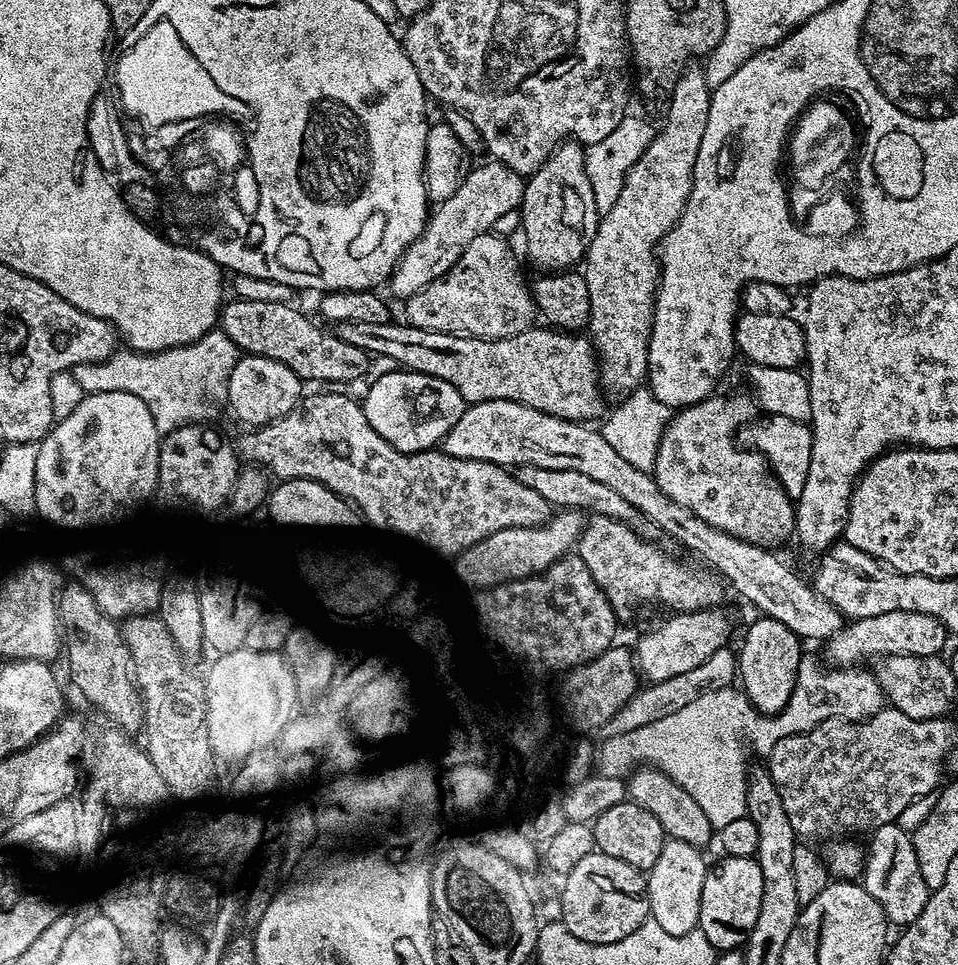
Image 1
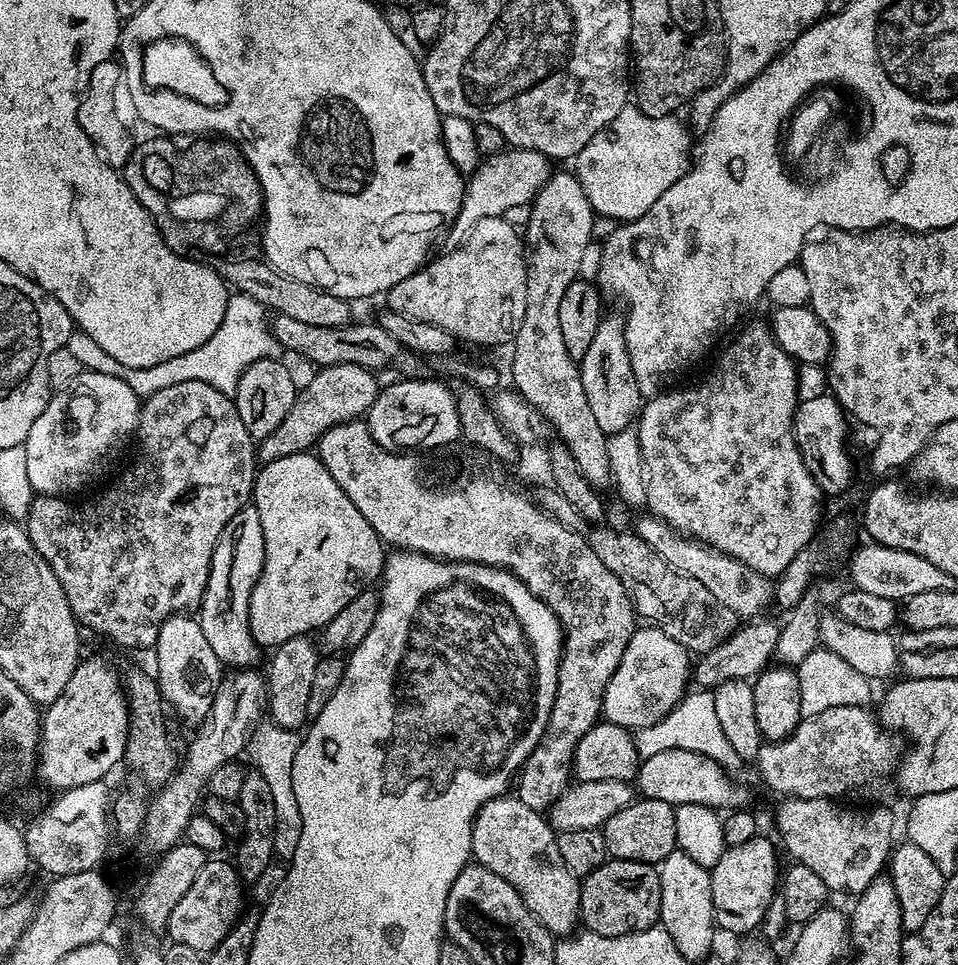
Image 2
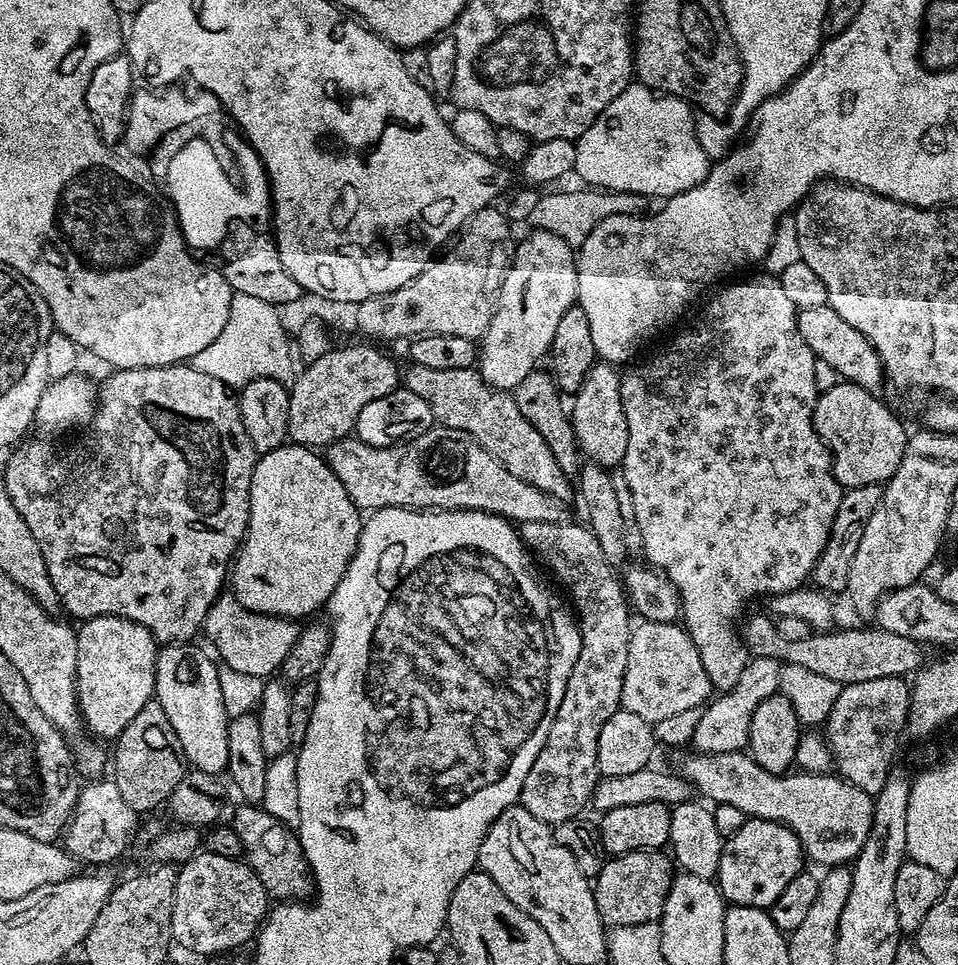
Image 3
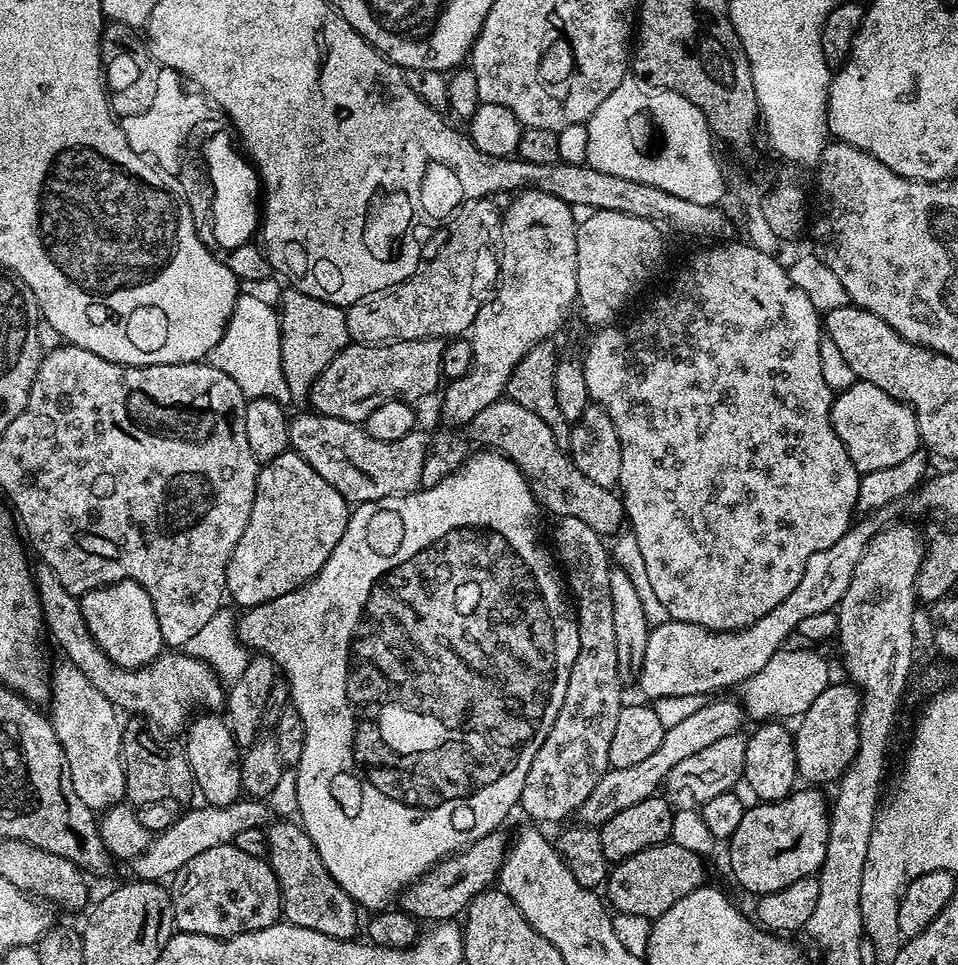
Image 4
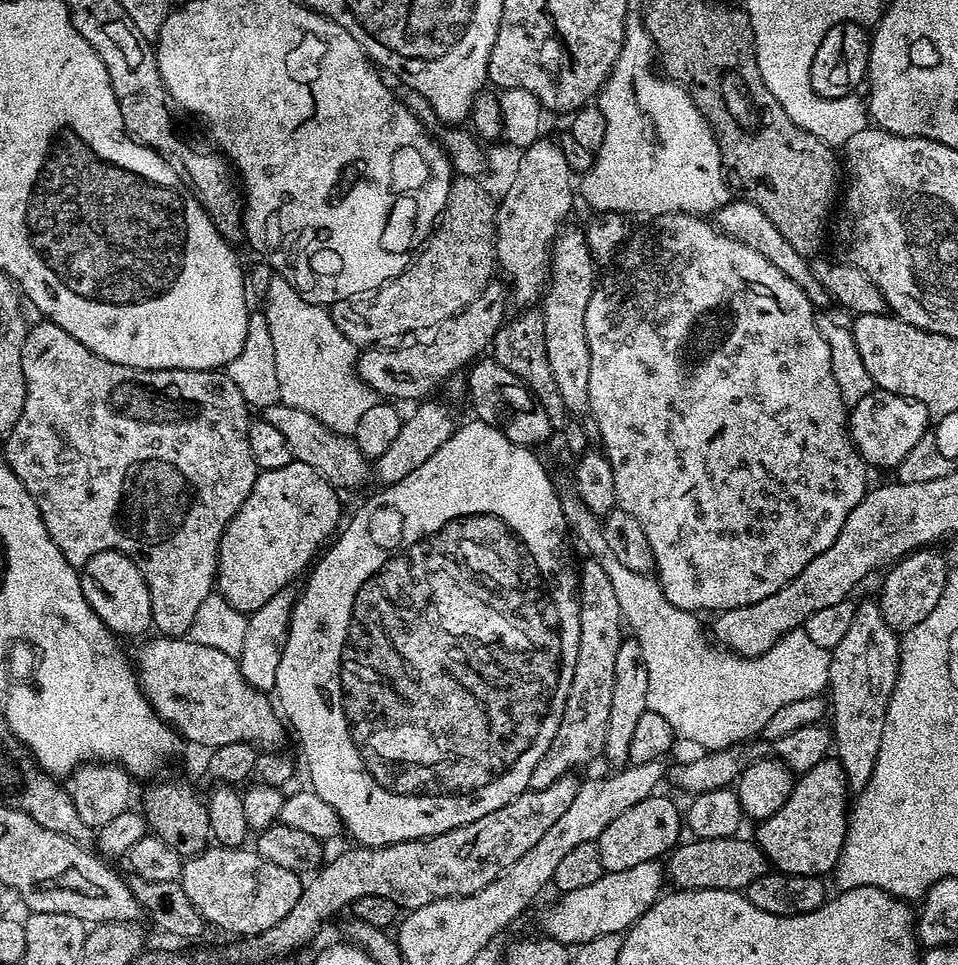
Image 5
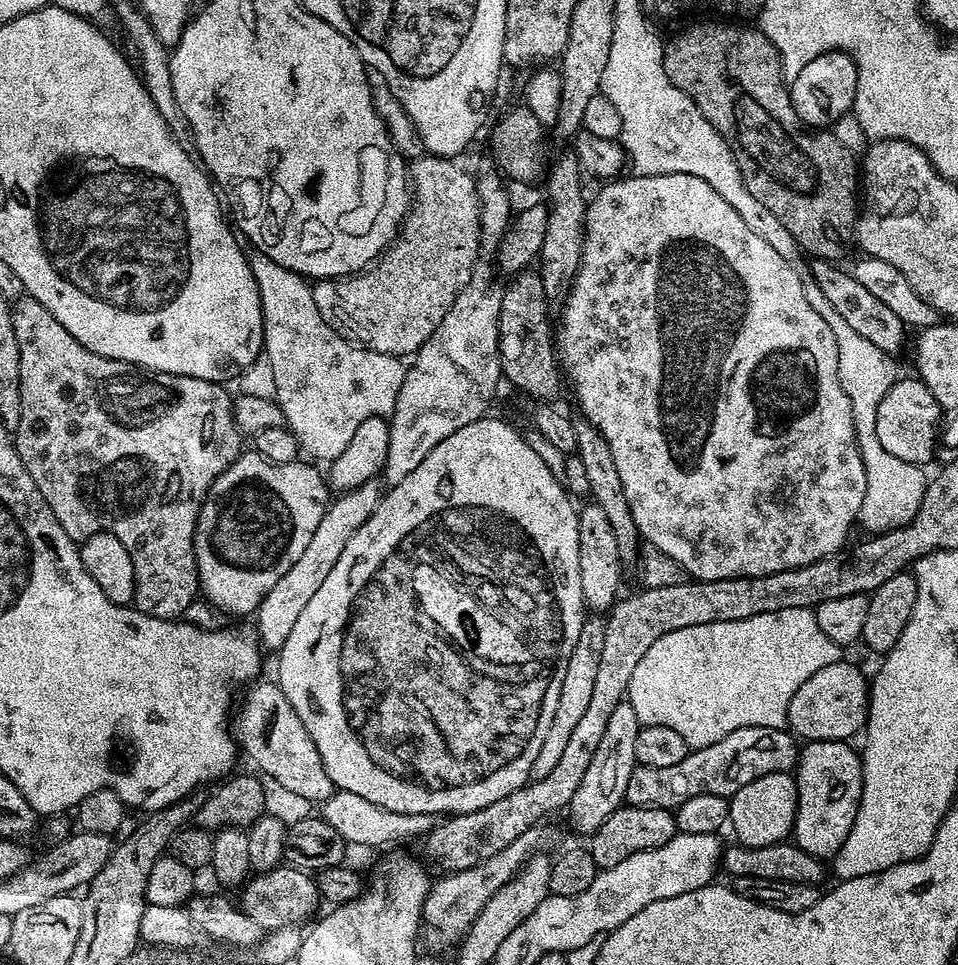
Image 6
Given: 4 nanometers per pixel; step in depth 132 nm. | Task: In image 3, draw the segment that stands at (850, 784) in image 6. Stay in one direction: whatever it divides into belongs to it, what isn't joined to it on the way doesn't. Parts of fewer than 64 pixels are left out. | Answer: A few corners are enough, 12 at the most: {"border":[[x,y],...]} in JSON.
{"border":[[748,818],[725,839],[715,883],[768,910],[805,871],[792,828]]}

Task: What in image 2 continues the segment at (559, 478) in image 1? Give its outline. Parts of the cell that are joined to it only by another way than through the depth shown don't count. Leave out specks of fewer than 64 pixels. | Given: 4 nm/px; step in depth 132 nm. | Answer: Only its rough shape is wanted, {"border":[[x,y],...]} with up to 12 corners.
{"border":[[640,514],[636,535],[738,618],[774,600],[746,562]]}

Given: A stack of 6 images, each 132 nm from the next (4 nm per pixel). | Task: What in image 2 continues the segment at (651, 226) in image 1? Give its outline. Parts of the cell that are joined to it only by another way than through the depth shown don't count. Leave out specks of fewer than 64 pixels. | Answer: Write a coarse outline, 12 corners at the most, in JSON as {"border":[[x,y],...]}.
{"border":[[605,315],[578,363],[598,426],[631,429],[642,407],[623,315]]}

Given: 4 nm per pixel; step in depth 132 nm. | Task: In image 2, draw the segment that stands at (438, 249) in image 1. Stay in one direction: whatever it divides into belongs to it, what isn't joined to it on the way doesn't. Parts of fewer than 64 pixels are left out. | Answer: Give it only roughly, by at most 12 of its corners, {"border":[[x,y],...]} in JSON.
{"border":[[510,146],[465,183],[443,237],[459,246],[482,218],[527,207],[552,162]]}

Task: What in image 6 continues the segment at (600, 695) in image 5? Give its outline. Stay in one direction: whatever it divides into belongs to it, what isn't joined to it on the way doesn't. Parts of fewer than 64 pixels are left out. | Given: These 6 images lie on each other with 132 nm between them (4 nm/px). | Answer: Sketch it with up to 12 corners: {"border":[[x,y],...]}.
{"border":[[585,619],[532,780],[558,766],[588,709],[606,623]]}

